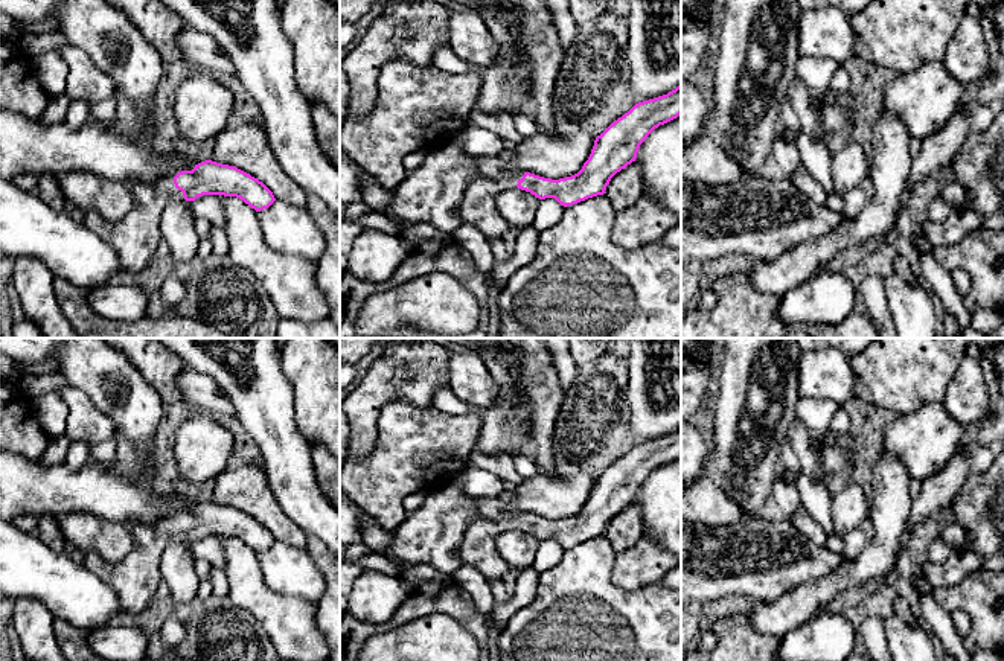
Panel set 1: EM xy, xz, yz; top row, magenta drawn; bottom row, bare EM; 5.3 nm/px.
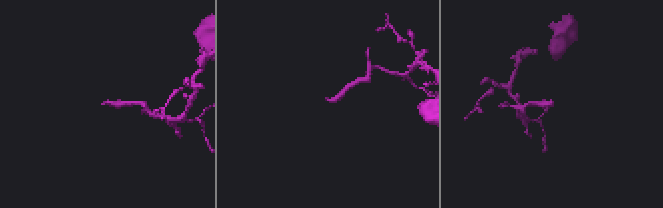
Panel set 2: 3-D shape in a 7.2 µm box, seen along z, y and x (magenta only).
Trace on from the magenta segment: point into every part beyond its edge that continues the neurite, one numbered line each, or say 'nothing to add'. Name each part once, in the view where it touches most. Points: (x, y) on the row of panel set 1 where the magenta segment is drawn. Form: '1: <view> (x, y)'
1: xy (136, 238)

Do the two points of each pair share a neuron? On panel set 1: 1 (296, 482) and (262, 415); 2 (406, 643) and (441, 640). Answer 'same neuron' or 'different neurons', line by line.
1: same neuron
2: same neuron

